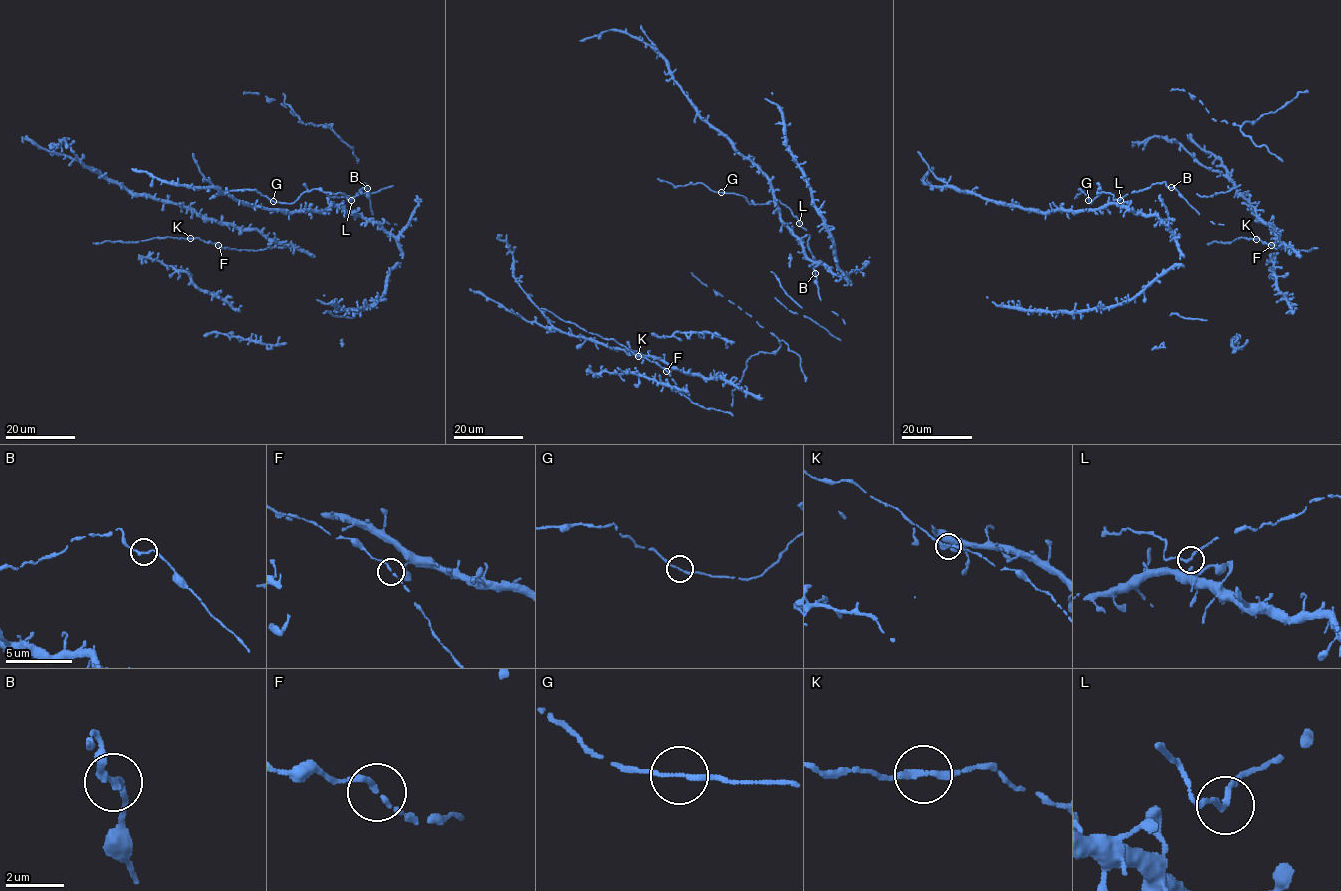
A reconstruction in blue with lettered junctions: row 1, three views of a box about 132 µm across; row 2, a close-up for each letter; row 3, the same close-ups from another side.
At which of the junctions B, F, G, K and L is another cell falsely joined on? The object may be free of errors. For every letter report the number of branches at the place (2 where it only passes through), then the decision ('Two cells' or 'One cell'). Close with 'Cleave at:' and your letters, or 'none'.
B: Branches: 2. One cell
F: Branches: 2. One cell
G: Branches: 2. One cell
K: Branches: 2. One cell
L: Branches: 2. One cell
Cleave at: none

